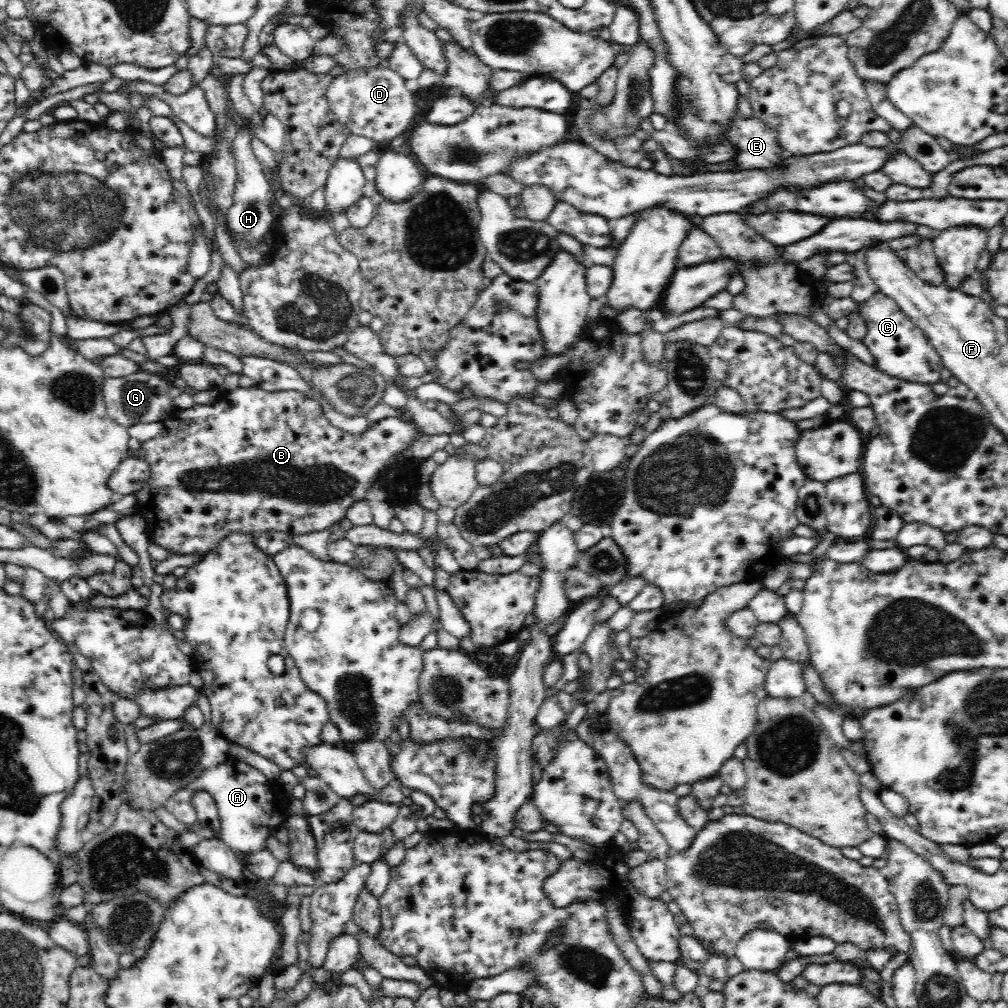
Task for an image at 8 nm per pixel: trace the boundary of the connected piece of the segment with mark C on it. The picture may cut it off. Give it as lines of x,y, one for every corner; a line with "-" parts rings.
878,290
868,300
858,302
856,312
862,316
867,328
867,334
861,341
875,359
874,368
880,373
910,383
932,385
942,382
941,372
945,368
942,357
935,351
922,329
911,321
893,298

